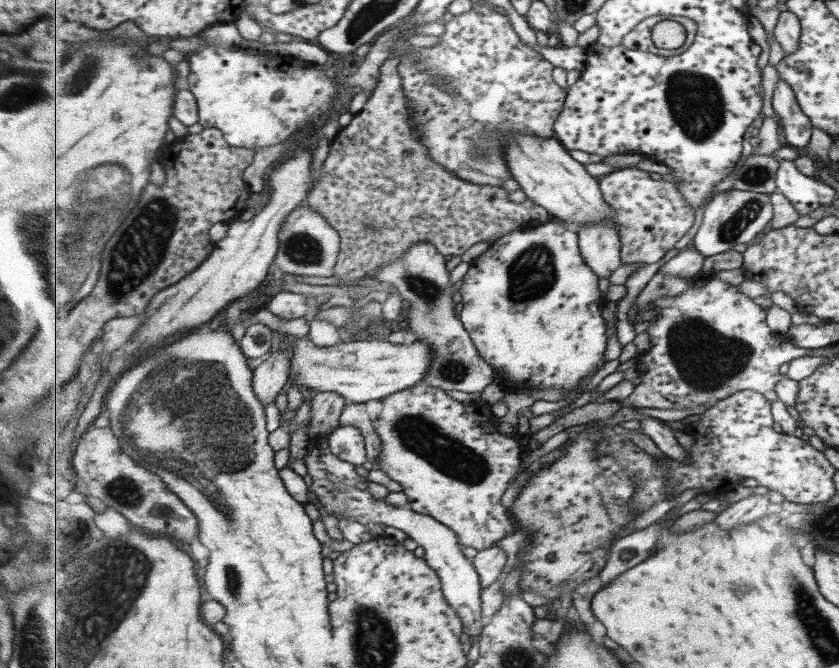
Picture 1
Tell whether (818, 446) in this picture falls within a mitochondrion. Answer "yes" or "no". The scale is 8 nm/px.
no

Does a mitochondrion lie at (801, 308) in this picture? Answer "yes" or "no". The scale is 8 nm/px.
no

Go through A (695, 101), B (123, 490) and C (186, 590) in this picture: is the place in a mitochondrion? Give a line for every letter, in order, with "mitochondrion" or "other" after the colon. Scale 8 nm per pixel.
A: mitochondrion
B: mitochondrion
C: other

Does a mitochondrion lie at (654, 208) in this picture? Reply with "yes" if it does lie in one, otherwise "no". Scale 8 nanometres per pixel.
no

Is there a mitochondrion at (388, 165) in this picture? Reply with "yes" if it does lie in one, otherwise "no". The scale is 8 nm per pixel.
no

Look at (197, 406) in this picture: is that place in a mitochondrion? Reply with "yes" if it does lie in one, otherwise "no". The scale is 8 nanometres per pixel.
yes

